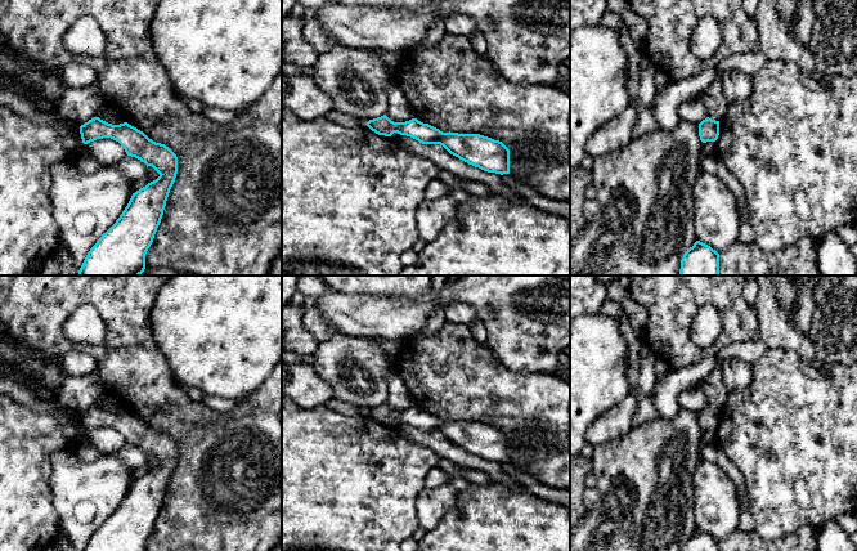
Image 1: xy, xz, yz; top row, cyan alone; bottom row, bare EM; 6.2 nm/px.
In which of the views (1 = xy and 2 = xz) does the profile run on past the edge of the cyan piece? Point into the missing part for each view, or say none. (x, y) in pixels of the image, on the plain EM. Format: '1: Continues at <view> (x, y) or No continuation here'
1: No continuation here
2: No continuation here

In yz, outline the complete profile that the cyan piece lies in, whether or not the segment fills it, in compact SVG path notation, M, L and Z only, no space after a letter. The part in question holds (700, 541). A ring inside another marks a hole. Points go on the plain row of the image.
M696 529L687 537L681 551L719 551L719 542L710 534Z

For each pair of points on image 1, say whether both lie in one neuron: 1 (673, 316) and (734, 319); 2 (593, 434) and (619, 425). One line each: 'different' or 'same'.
1: same
2: same

